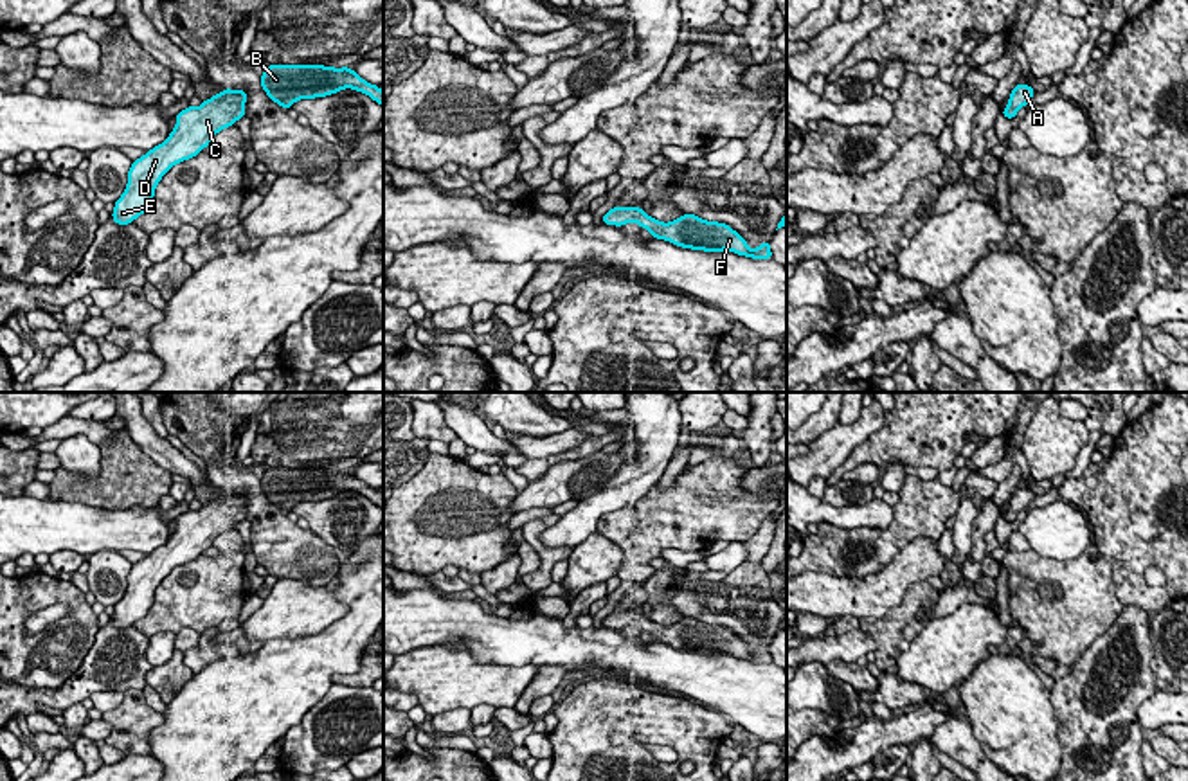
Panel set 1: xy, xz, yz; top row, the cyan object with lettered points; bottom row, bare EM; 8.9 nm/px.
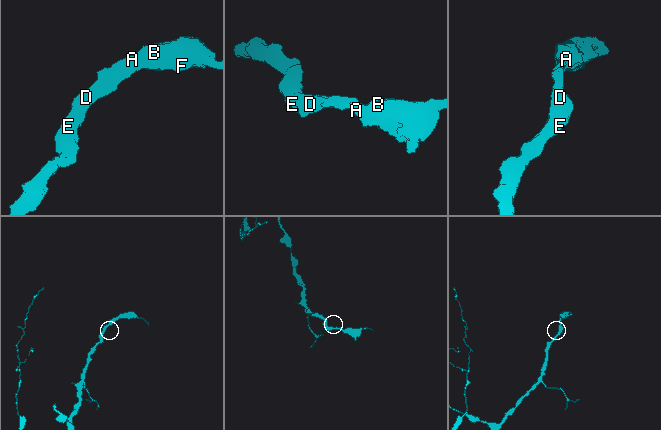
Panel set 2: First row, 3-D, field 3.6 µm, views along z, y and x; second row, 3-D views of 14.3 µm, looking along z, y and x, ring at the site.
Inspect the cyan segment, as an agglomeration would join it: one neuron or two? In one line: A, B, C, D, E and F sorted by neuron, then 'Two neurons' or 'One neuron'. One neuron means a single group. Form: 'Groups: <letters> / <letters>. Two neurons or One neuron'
Groups: A B C D E F. One neuron

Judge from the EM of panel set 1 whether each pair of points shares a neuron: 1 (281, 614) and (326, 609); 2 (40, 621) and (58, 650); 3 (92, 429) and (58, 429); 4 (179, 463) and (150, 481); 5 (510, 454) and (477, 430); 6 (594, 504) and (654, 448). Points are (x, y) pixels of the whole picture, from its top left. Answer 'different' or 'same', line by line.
1: same
2: different
3: same
4: different
5: same
6: same

